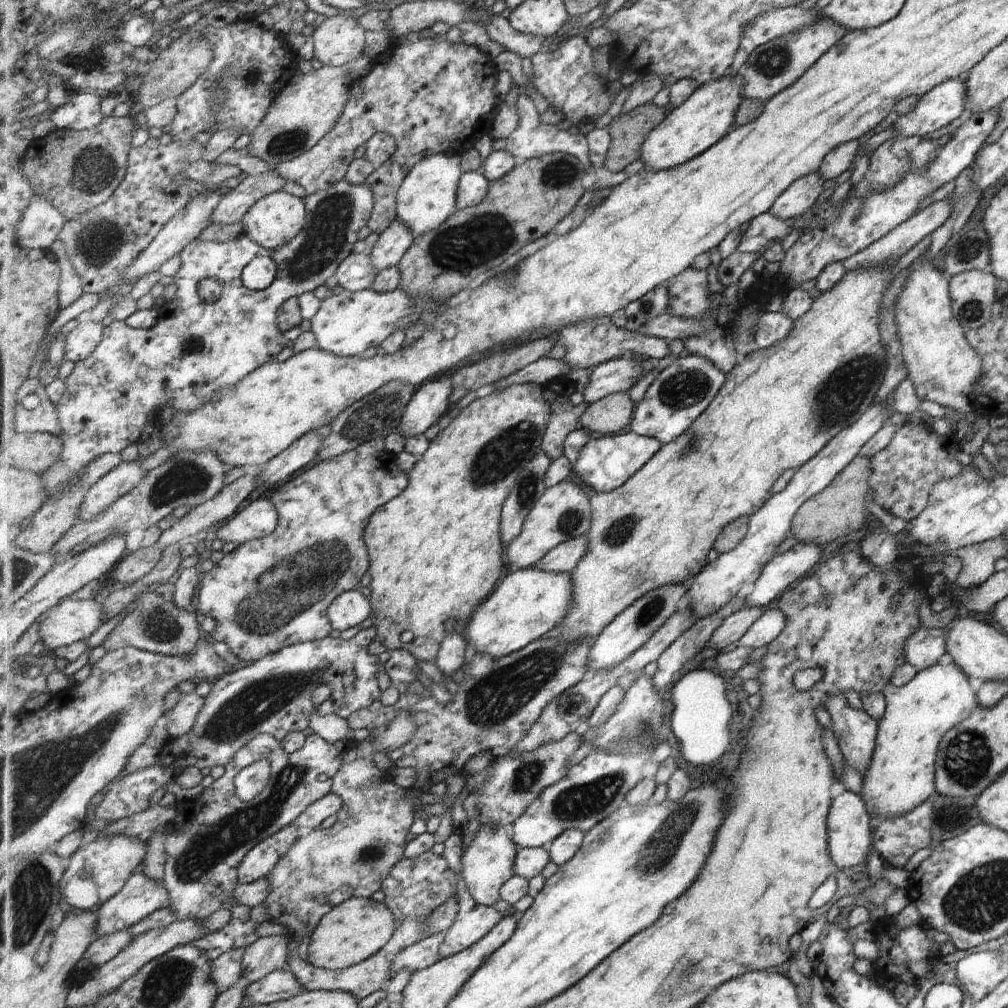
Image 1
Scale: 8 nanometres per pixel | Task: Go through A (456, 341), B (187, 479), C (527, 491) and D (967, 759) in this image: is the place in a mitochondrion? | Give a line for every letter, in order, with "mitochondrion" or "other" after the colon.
A: other
B: mitochondrion
C: mitochondrion
D: mitochondrion

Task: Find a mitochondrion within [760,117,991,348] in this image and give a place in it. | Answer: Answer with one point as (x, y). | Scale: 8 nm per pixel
(968, 250)

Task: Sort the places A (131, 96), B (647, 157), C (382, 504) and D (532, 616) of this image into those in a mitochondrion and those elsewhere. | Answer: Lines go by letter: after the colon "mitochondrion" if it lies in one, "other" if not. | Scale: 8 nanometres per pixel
A: other
B: other
C: other
D: other

